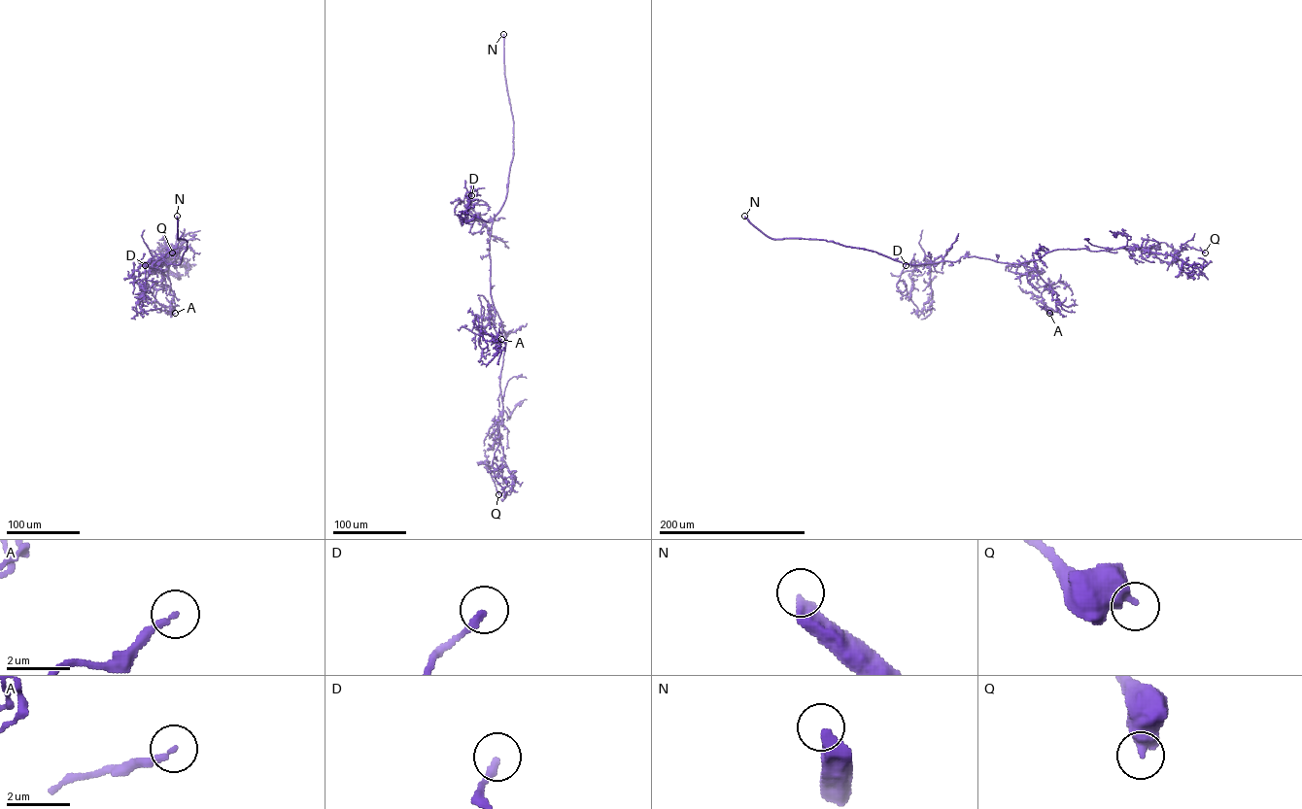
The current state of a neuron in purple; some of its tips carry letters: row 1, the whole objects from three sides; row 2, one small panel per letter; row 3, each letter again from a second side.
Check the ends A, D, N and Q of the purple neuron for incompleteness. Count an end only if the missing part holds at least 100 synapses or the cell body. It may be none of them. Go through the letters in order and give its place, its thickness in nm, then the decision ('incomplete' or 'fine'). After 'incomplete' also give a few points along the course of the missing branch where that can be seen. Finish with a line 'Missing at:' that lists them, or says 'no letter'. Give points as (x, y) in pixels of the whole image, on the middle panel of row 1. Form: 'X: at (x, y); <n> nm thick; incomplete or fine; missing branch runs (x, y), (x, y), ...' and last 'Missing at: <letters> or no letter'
A: at (501, 339); 190 nm thick; fine
D: at (471, 195); 220 nm thick; fine
N: at (503, 34); 480 nm thick; incomplete
Q: at (498, 494); 440 nm thick; fine
Missing at: N

